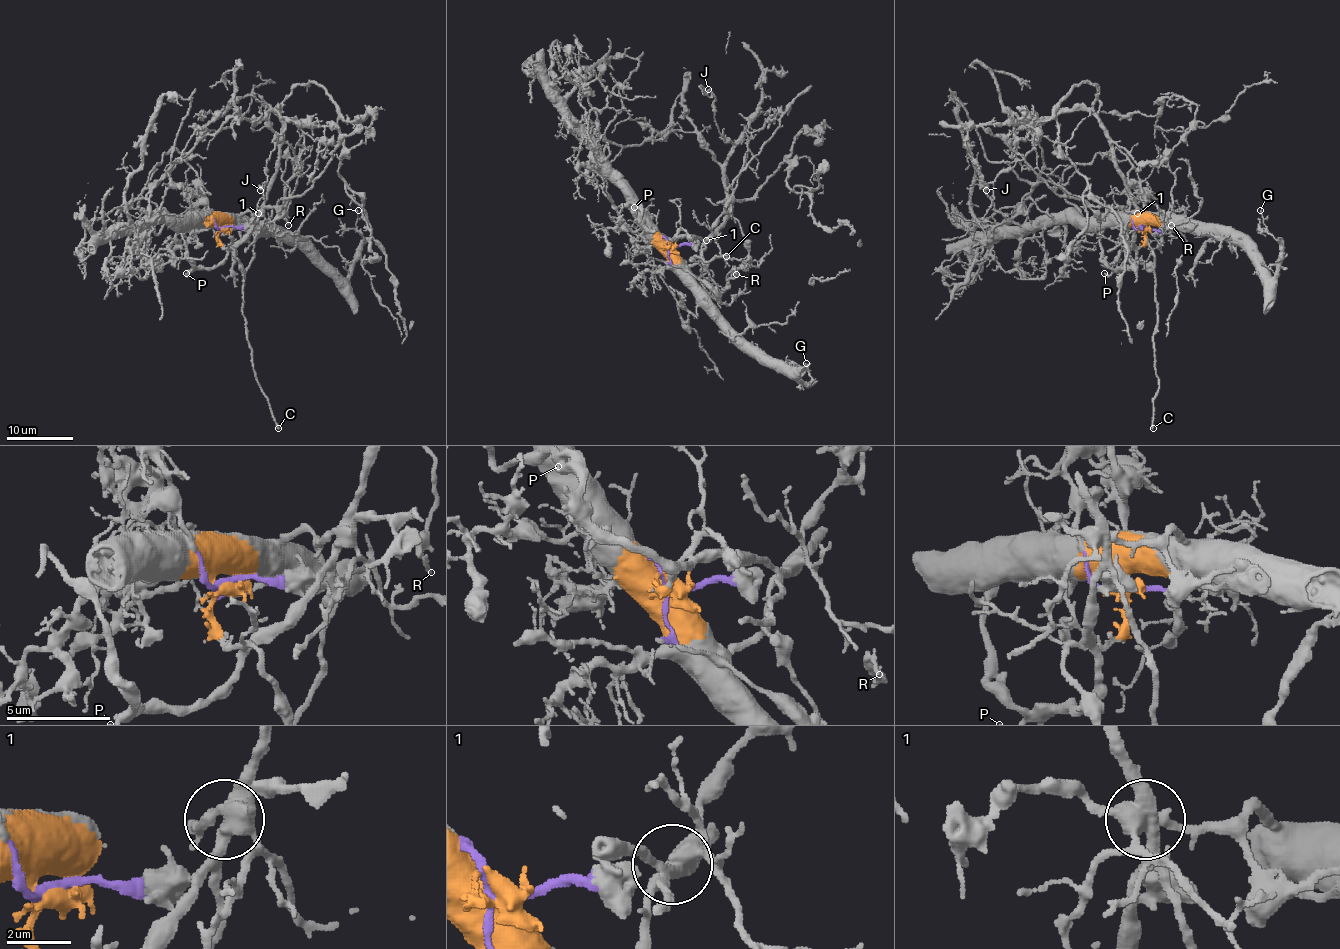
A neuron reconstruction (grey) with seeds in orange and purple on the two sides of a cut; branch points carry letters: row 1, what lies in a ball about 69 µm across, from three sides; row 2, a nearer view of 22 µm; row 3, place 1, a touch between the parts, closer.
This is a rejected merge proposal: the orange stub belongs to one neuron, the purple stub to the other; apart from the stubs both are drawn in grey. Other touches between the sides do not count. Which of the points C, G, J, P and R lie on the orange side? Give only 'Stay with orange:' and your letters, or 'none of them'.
Stay with orange: G

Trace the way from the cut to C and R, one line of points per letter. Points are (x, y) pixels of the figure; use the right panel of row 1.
C: (1142, 228), (1154, 257), (1156, 277), (1154, 362), (1157, 380), (1152, 428)
R: (1142, 228), (1116, 162), (1114, 142), (1137, 163), (1167, 162), (1176, 178), (1171, 225)

